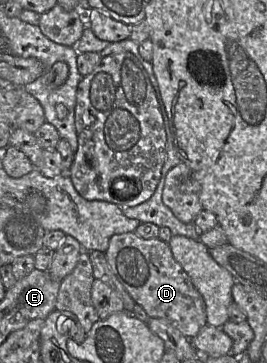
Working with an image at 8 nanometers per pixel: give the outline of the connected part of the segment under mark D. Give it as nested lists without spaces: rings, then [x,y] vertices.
[[[135,232],[115,234],[105,256],[114,275],[150,318],[165,320],[187,338],[196,336],[207,324],[204,299],[174,259],[168,243],[158,237],[143,239]]]

